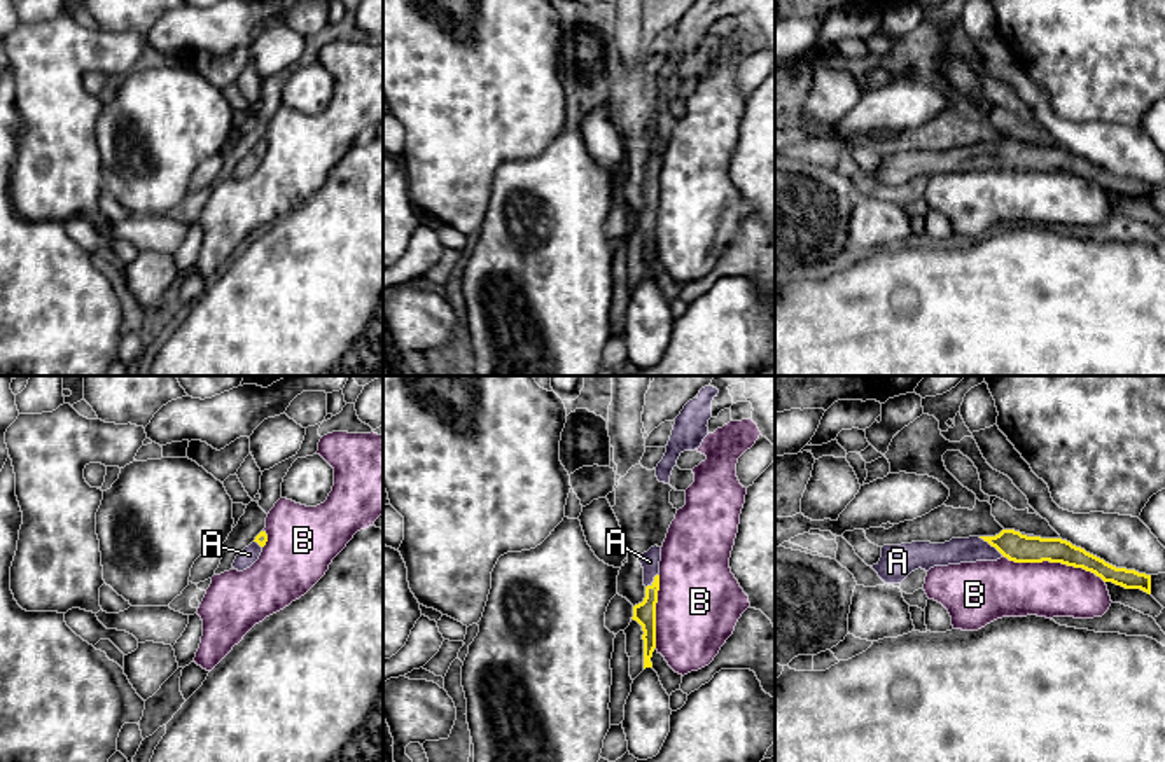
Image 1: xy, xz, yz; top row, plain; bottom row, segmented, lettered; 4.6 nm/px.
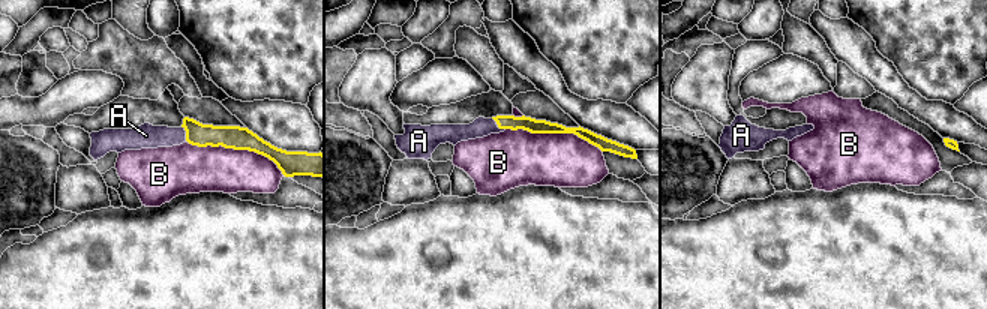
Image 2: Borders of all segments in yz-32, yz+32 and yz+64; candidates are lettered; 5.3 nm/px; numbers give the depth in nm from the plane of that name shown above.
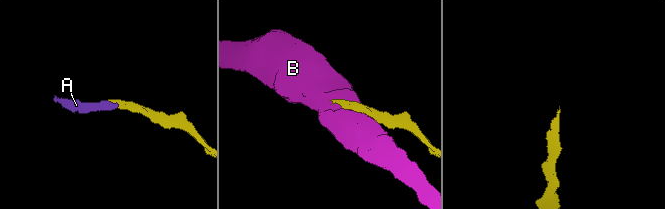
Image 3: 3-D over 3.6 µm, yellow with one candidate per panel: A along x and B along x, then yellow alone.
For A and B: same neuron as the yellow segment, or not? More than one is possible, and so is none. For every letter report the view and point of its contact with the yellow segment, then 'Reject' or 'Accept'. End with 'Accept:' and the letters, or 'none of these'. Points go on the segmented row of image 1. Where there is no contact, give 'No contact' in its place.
A: Touches yellow at yz (990, 544). Accept
B: Touches yellow at yz (1053, 561). Reject
Accept: A

